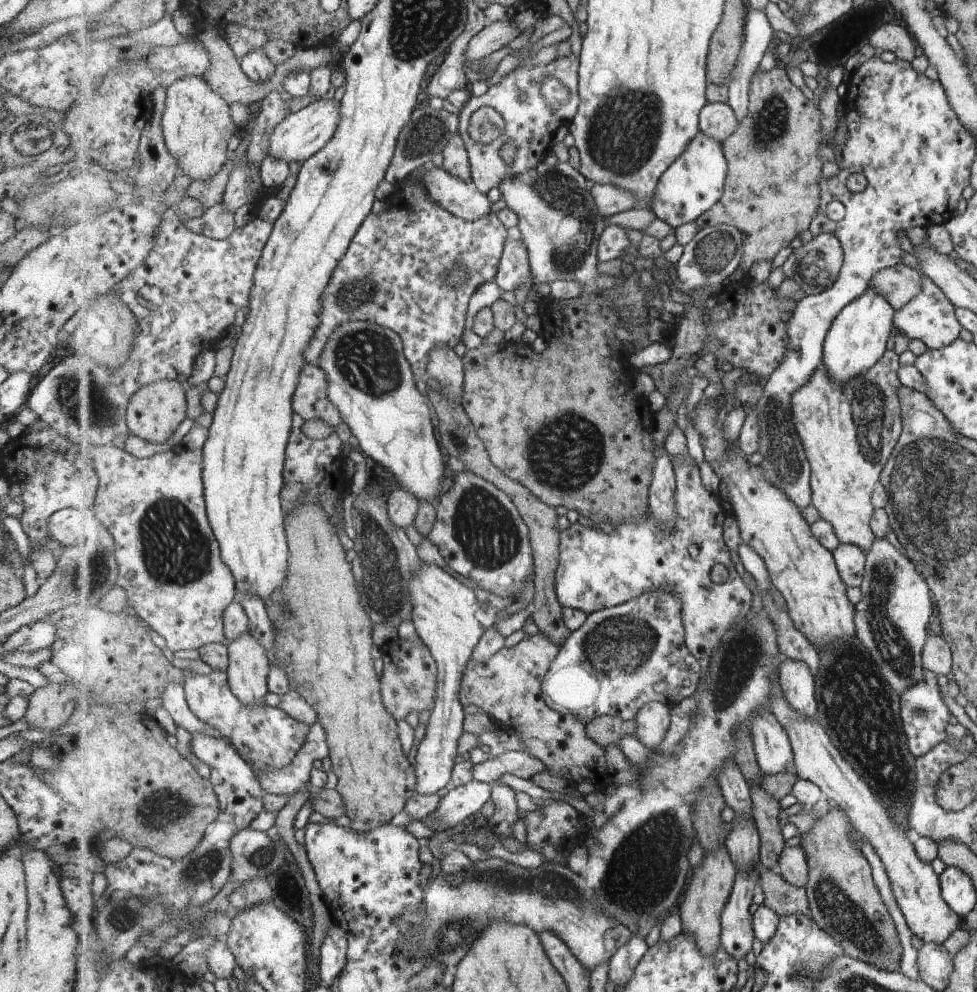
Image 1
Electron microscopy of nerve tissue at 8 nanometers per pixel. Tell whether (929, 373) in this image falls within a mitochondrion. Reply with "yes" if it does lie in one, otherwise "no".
no

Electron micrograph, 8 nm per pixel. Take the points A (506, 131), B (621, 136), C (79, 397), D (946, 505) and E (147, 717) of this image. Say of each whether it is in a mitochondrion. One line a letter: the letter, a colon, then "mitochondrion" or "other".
A: other
B: mitochondrion
C: mitochondrion
D: mitochondrion
E: other

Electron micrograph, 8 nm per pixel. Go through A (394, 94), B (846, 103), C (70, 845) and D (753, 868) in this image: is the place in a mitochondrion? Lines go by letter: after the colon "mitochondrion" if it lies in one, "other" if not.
A: other
B: other
C: other
D: other

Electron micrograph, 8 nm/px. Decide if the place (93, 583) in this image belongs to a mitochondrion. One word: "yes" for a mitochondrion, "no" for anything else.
yes

